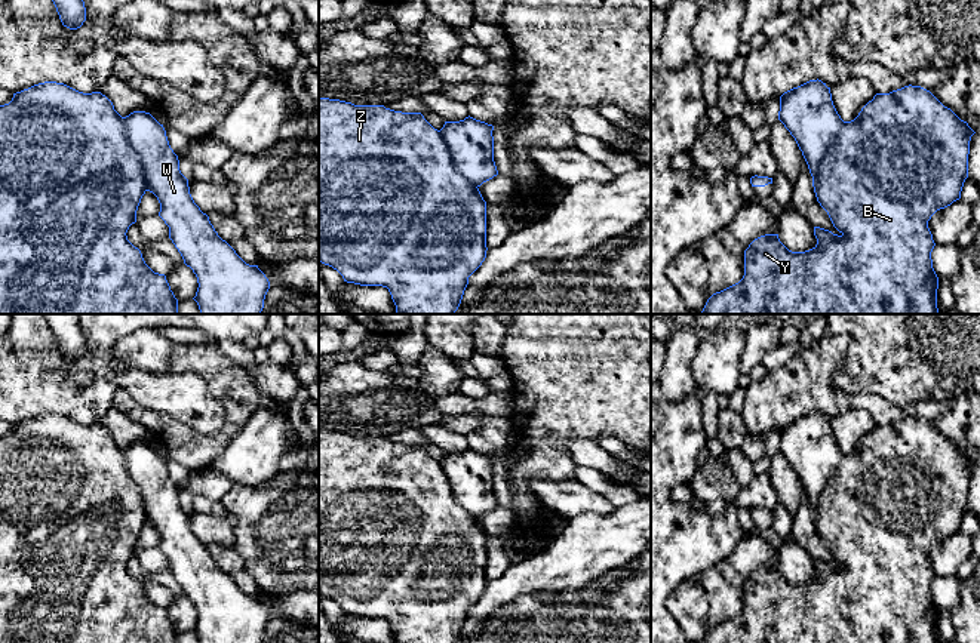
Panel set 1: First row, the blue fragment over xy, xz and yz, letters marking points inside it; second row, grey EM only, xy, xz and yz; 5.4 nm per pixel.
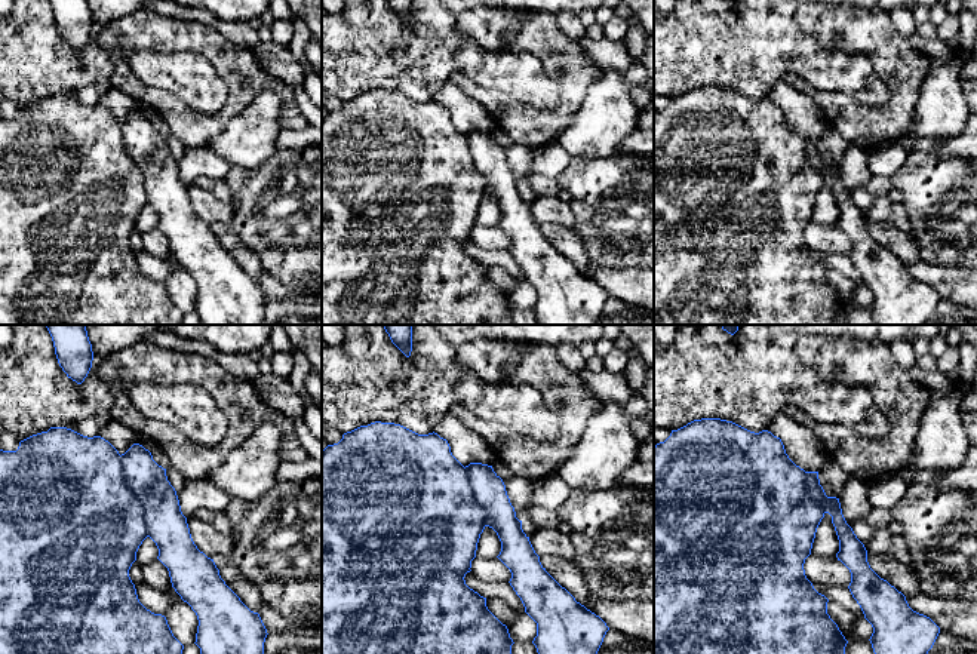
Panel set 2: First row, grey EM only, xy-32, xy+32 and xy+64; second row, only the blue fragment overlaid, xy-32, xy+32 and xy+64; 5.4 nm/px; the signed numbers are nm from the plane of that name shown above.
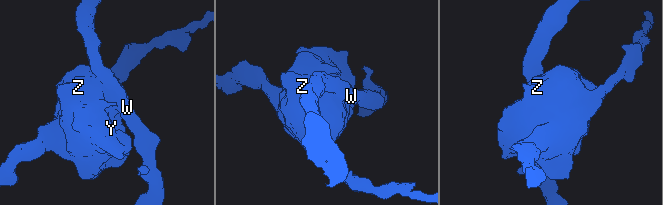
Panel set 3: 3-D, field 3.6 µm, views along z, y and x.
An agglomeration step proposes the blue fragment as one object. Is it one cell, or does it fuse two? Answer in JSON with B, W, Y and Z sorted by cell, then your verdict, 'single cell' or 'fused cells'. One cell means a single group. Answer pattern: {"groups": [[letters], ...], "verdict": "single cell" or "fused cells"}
{"groups": [["B", "Y", "Z"], ["W"]], "verdict": "fused cells"}

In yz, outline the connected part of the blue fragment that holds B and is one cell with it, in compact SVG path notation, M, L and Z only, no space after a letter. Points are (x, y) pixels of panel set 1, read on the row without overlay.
M904 418L890 425L876 425L858 447L851 453L844 453L838 474L827 482L820 495L817 508L812 511L814 524L820 538L827 544L833 559L841 564L833 566L829 562L814 559L817 576L805 584L789 582L778 570L778 566L765 566L755 570L744 582L743 610L713 625L703 643L938 643L937 621L938 609L933 600L931 584L936 578L928 560L931 548L953 533L961 530L961 523L968 510L970 473L976 464L967 453L961 452L950 440L944 439L930 422L921 418Z

